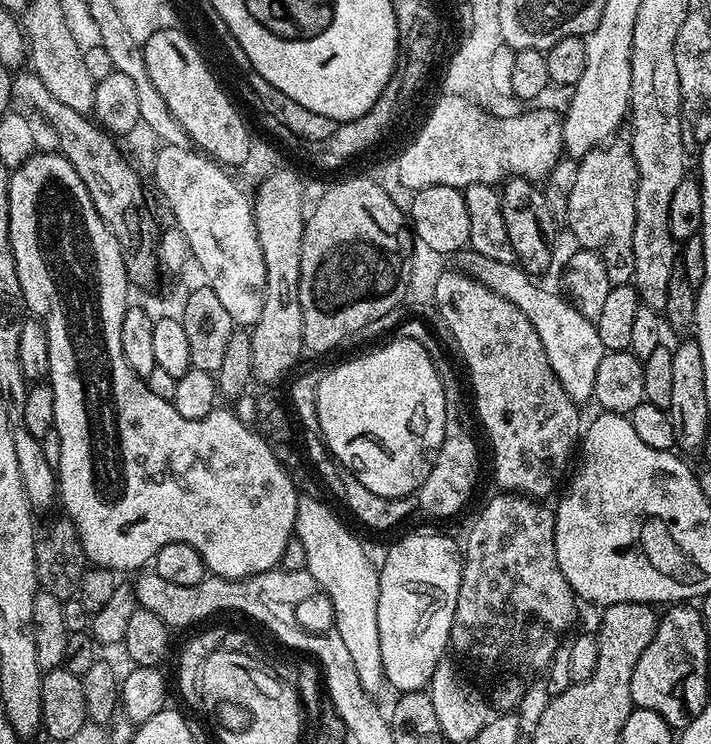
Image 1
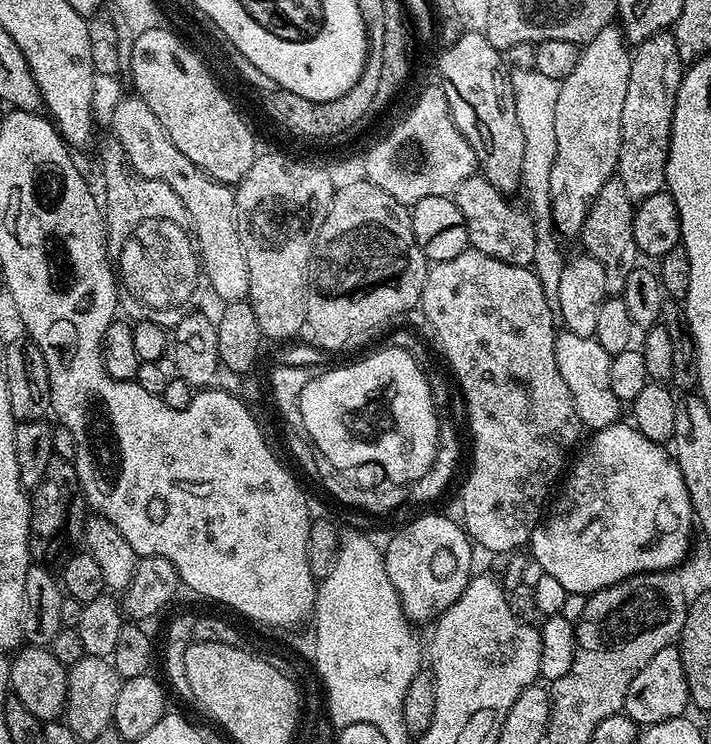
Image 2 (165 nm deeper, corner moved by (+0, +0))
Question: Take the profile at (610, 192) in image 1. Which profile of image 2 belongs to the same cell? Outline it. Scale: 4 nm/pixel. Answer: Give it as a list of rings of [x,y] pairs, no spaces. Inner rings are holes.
[[[619,178],[608,180],[606,186],[598,190],[578,237],[579,243],[584,243],[583,251],[602,264],[608,296],[620,296],[626,286],[626,278],[630,278],[630,274],[638,266],[638,253],[632,229],[633,211],[634,201],[630,194],[626,194],[626,186],[622,186]]]

